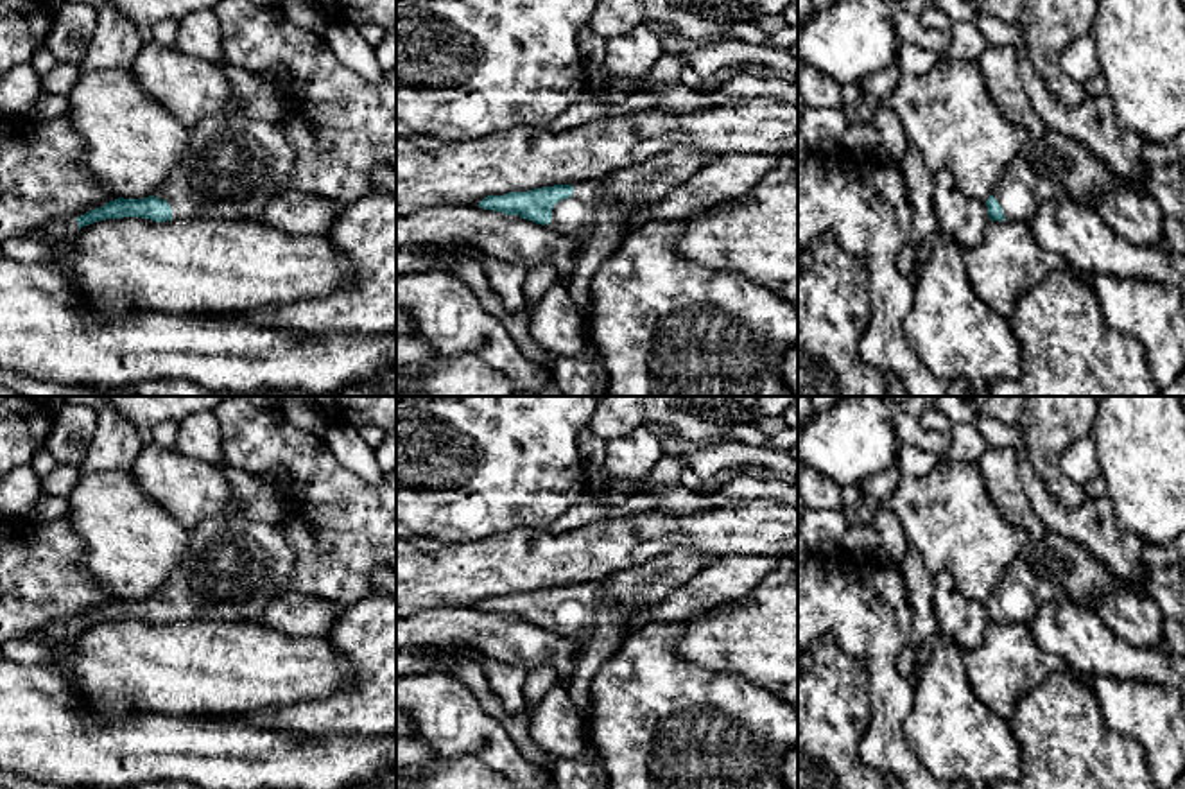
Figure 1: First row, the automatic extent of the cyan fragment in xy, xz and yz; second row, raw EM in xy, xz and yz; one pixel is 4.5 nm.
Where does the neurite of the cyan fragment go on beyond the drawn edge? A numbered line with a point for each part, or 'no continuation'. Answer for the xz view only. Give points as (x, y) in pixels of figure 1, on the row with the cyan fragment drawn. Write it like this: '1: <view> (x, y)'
1: xz (596, 217)

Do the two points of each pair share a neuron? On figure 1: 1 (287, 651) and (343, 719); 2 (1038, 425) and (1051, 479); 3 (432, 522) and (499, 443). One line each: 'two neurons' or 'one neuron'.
1: two neurons
2: one neuron
3: one neuron

